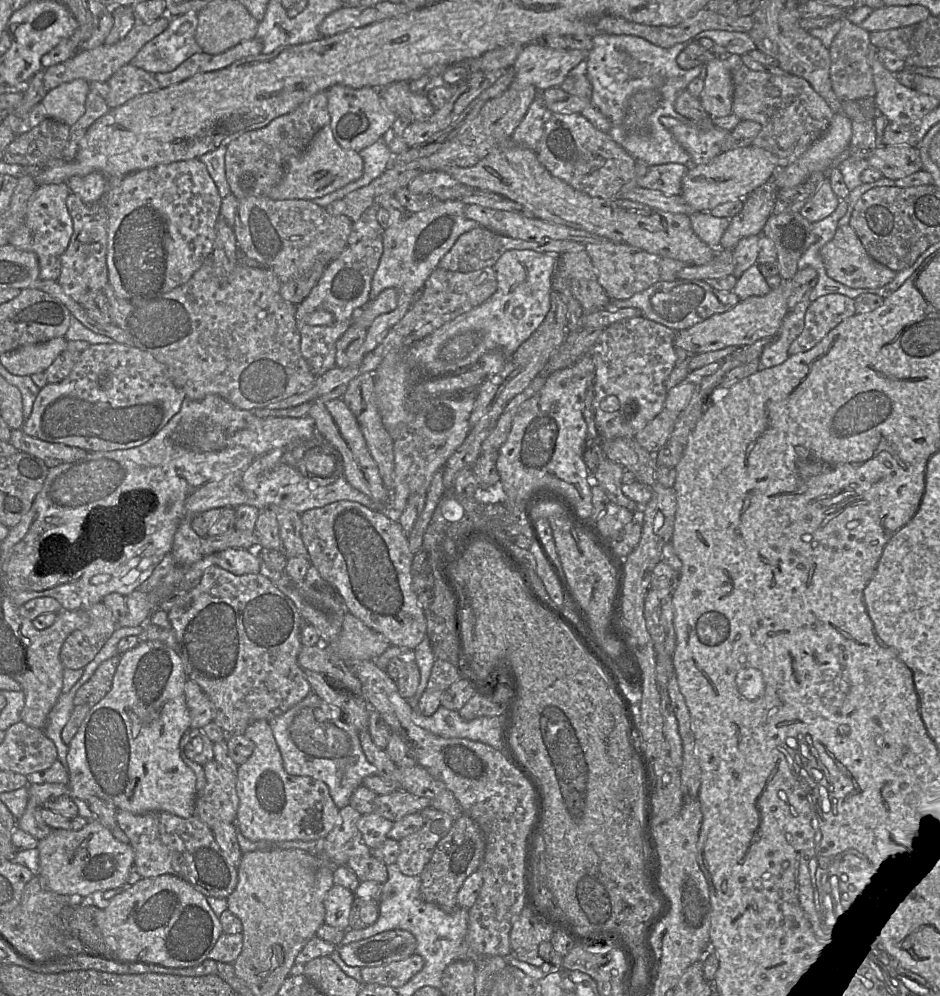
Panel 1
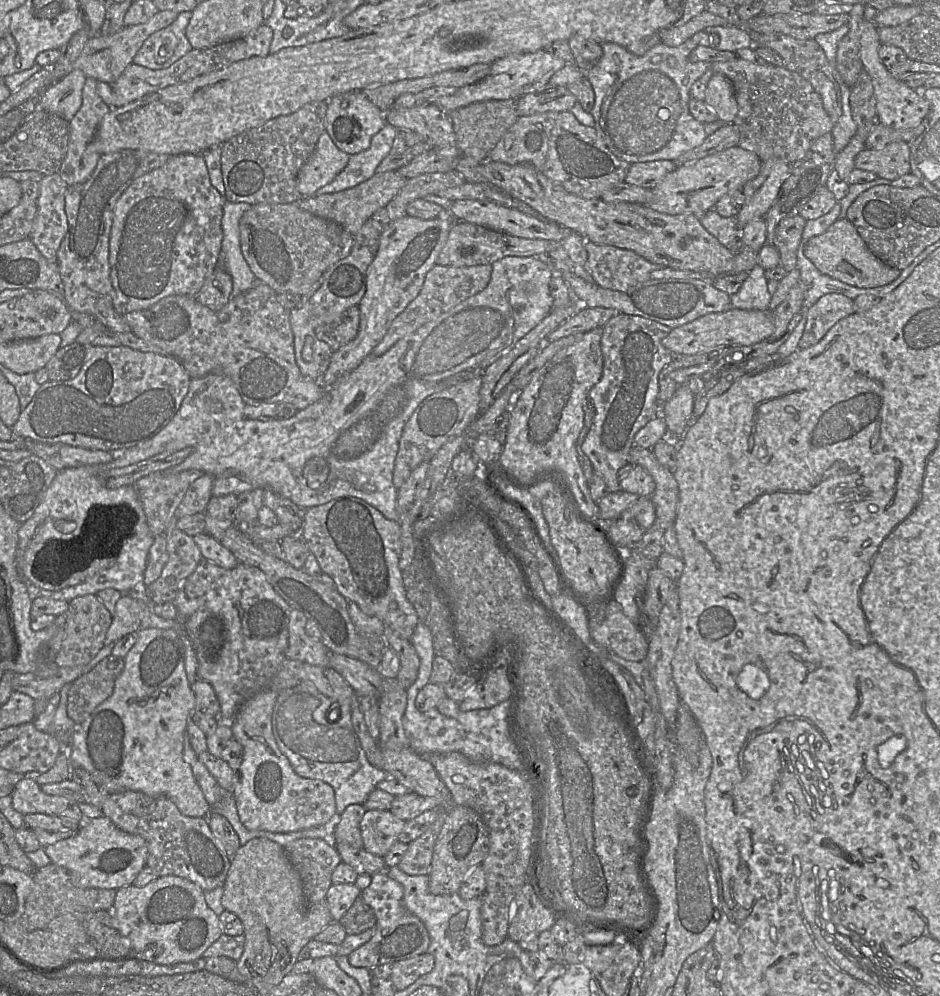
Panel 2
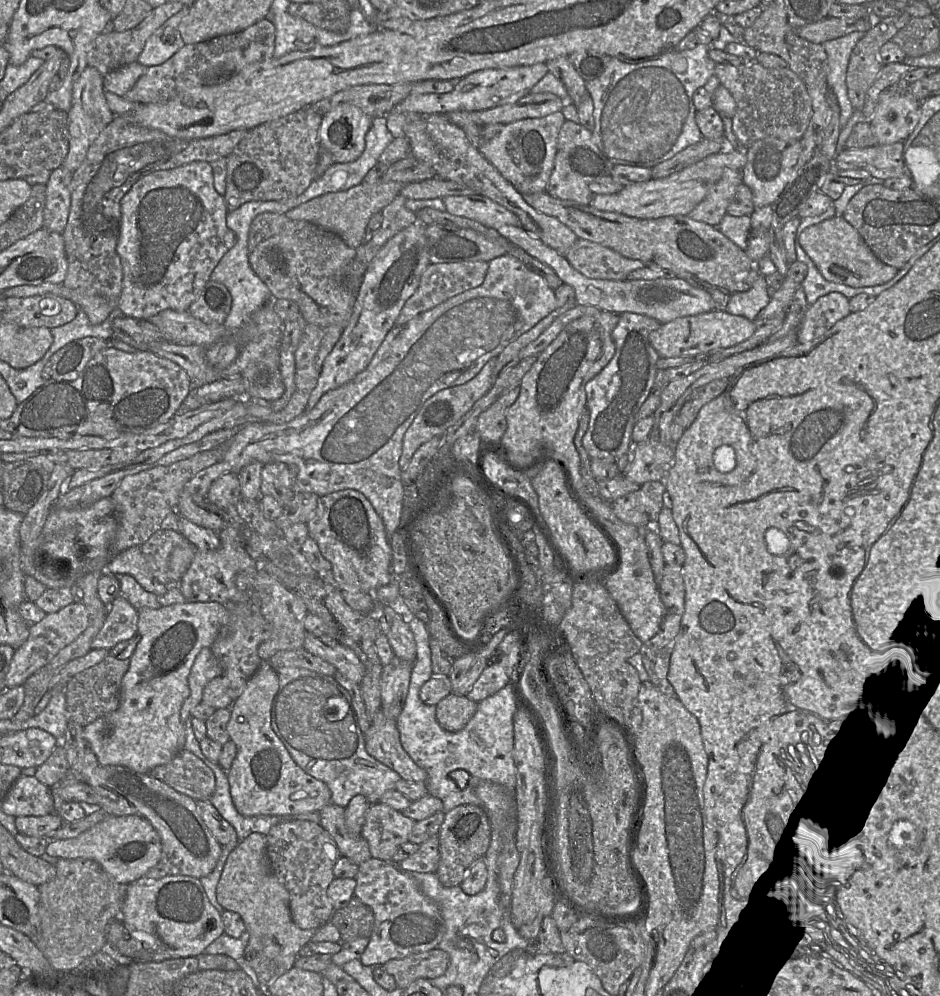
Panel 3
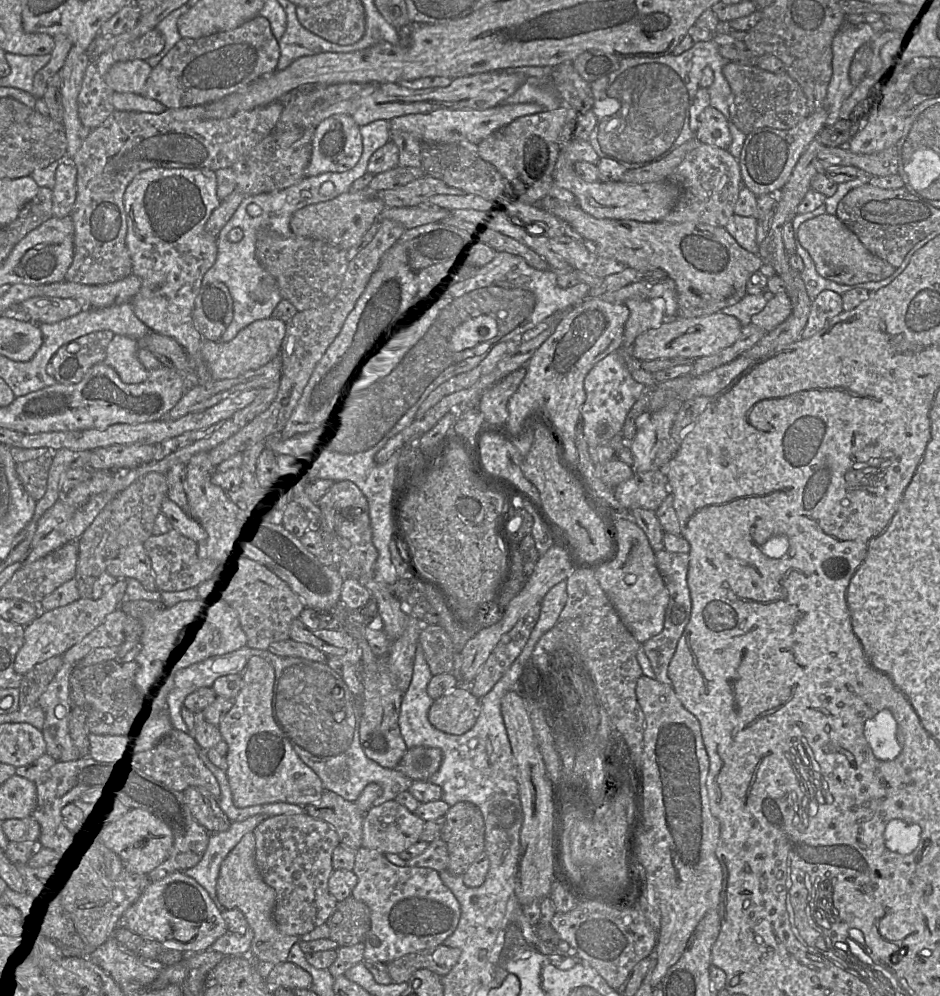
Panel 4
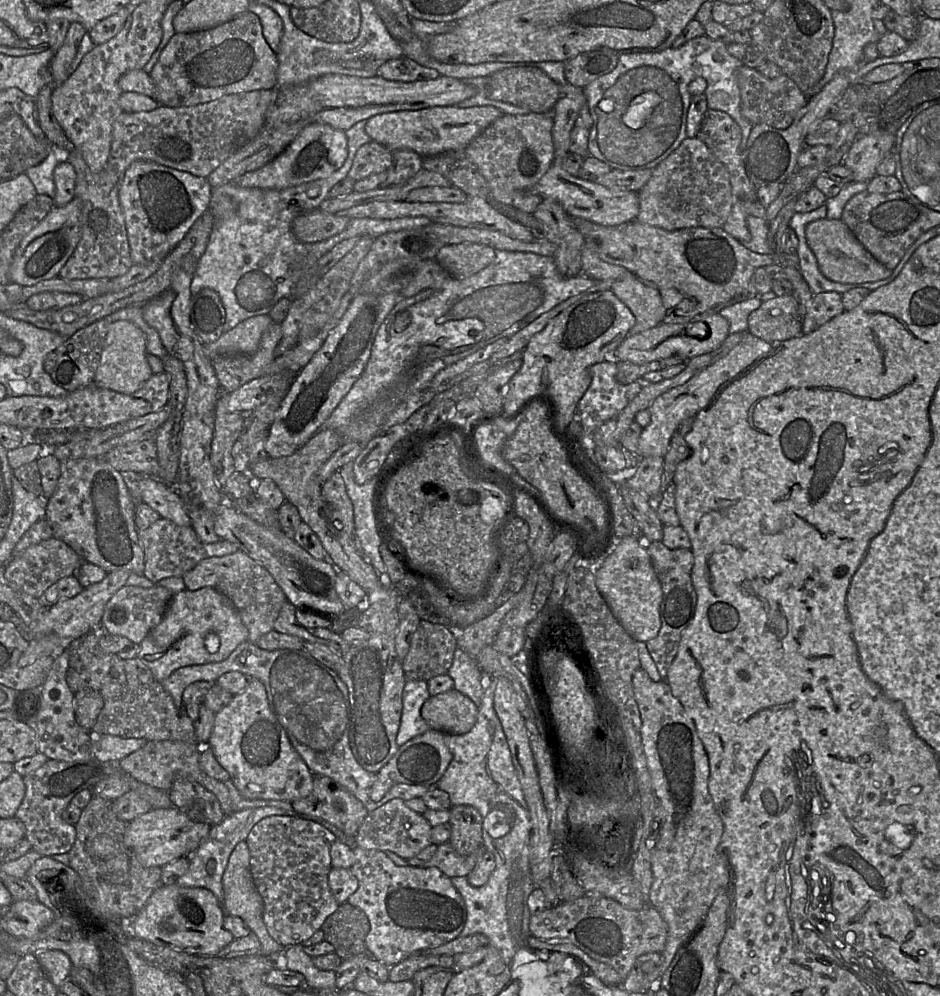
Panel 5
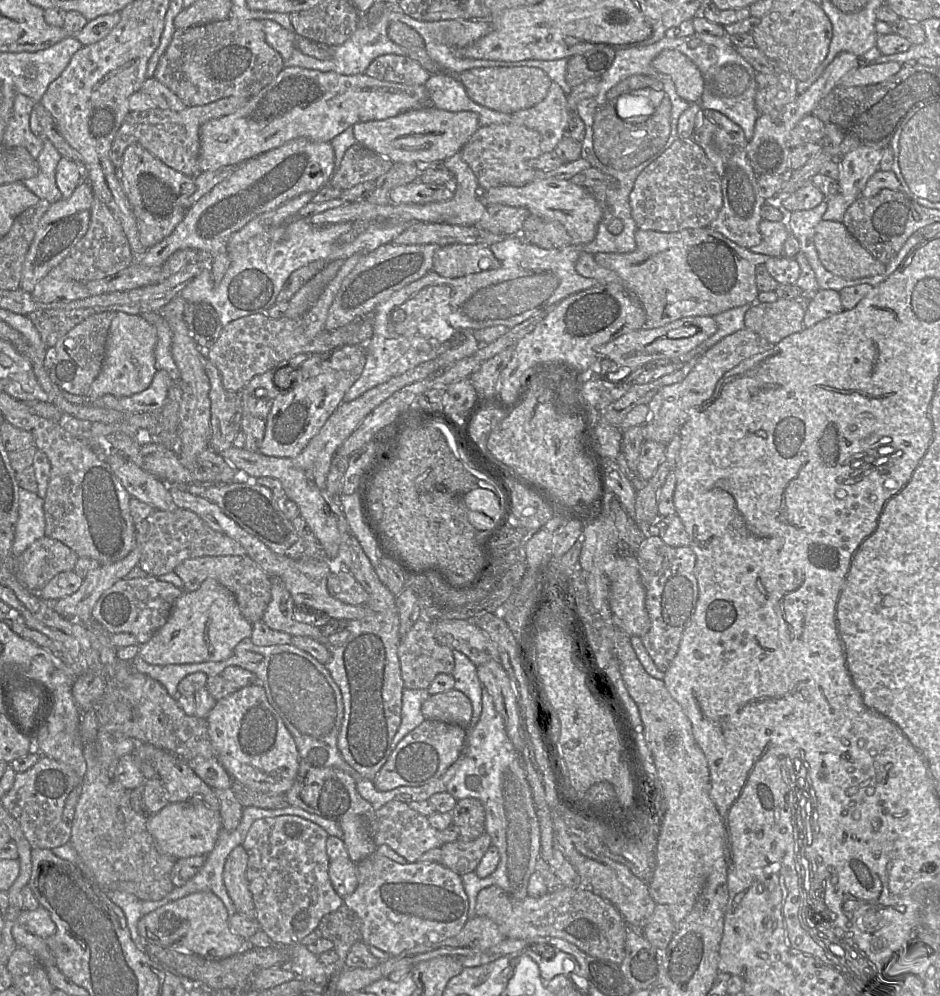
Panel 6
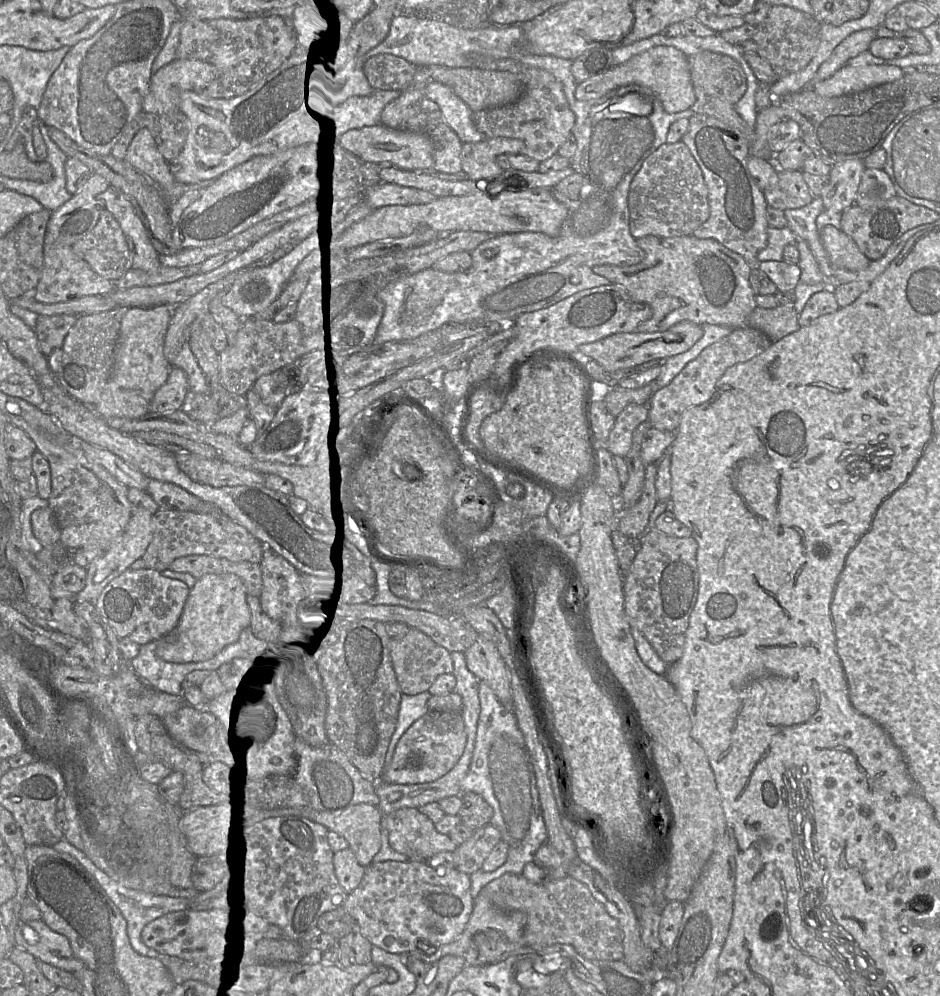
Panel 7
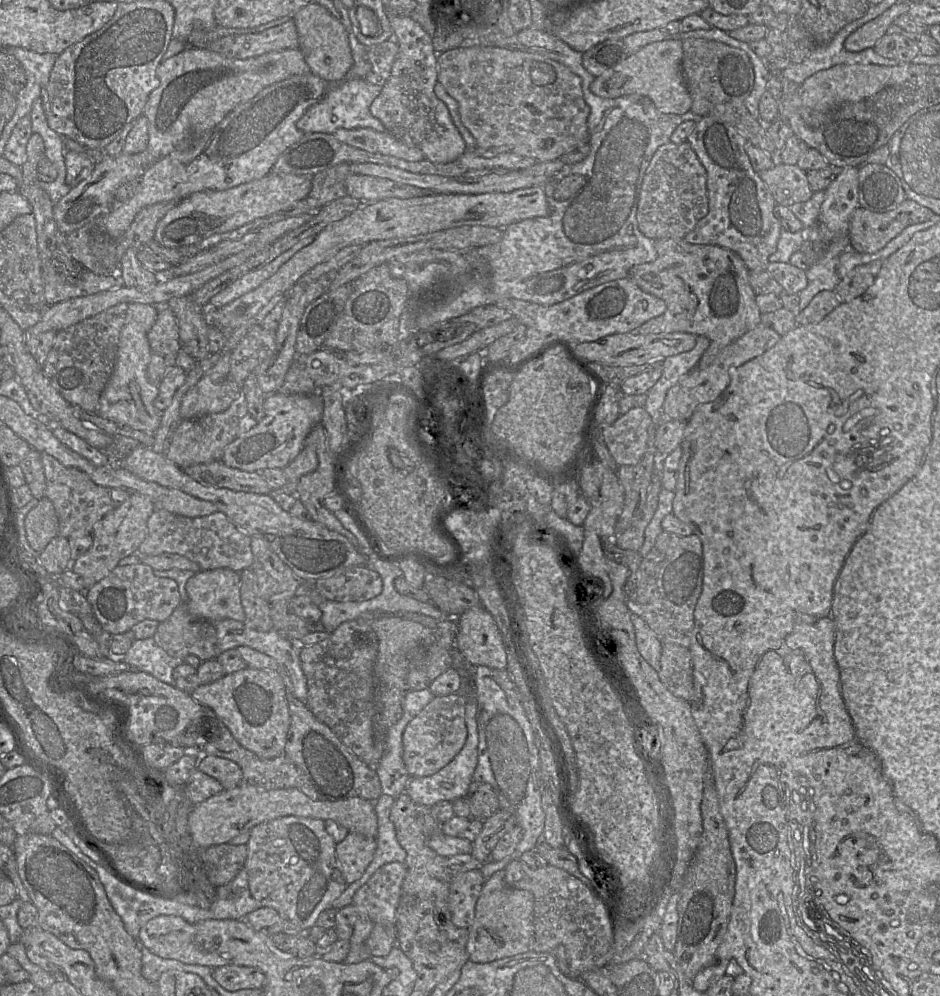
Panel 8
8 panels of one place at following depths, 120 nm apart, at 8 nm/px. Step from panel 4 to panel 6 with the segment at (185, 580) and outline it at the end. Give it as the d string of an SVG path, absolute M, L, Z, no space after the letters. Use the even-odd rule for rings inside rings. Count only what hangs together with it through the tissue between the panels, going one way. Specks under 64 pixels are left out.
M187 509L154 510L135 527L136 541L141 546L139 567L151 576L158 577L173 572L178 565L187 559L204 556L246 555L246 550L240 543L213 530L198 515Z

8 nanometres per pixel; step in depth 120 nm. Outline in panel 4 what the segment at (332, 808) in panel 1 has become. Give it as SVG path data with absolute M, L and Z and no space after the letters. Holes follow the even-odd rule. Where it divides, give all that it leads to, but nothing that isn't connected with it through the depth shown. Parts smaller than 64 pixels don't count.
M252 656L241 674L241 688L233 706L218 726L228 744L226 775L238 808L278 802L305 807L318 802L323 795L321 779L299 758L273 716L274 681L271 663Z

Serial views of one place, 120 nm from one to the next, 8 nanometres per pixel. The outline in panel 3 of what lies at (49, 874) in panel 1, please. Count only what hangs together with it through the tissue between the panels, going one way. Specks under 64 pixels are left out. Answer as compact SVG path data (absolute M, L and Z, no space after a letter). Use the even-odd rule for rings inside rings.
M108 816L75 838L48 842L45 853L60 859L92 859L118 883L130 884L161 861L162 844L158 832L143 817Z

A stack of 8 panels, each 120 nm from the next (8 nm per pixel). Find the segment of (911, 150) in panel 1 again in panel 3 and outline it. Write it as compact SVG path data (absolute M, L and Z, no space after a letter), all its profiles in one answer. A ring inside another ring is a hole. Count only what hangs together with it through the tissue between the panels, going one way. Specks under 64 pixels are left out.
M901 141L889 145L874 145L862 149L844 149L836 155L833 168L836 168L836 170L866 170L871 176L882 180L901 177L905 175L903 153L904 143Z

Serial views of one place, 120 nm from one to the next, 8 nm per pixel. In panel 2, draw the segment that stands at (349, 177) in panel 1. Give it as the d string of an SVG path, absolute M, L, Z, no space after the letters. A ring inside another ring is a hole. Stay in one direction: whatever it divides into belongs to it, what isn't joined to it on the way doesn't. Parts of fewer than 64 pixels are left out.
M323 131L310 158L298 172L297 190L301 196L312 197L319 188L331 182L345 168L349 157Z

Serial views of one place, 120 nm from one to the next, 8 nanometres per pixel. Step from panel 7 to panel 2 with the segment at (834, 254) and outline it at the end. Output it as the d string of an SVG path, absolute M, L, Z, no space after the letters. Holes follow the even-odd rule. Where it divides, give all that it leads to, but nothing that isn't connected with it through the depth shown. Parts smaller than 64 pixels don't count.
M847 218L836 220L824 233L811 237L804 247L804 254L821 273L860 288L887 285L901 272L875 256Z

